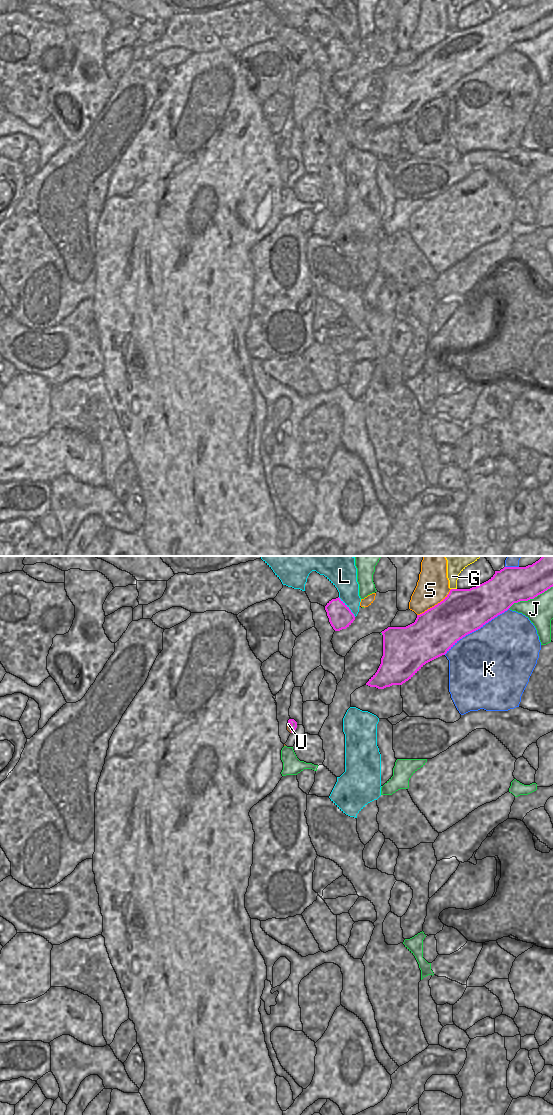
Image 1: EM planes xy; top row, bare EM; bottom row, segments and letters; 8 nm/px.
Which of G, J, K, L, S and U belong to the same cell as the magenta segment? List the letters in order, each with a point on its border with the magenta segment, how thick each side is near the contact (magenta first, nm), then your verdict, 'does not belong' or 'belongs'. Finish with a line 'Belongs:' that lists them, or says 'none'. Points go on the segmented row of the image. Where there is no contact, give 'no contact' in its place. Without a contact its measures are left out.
G: xy (454, 589) | 360/180 nm | does not belong
J: xy (530, 598) | 300/220 nm | does not belong
K: xy (476, 629) | 360/480 nm | does not belong
L: xy (347, 607) | 190/200 nm | does not belong
S: xy (435, 605) | 360/260 nm | does not belong
U: xy (291, 727) | 50/30 nm | does not belong
Belongs: none

